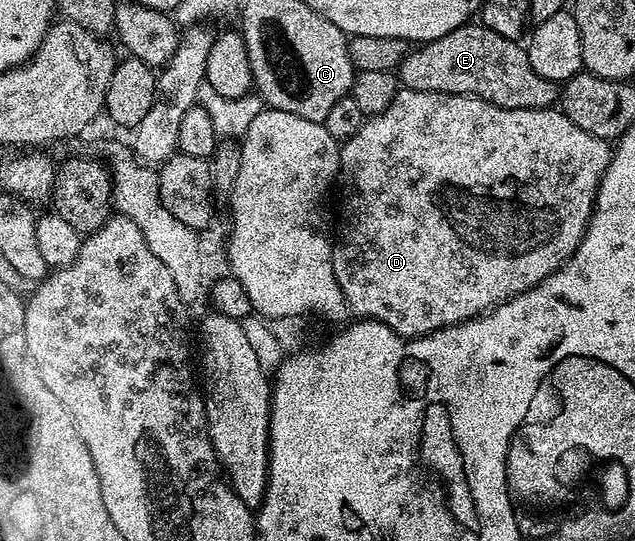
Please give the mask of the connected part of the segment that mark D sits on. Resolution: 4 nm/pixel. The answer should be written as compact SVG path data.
M402 88L395 94L393 102L386 107L381 114L370 116L351 135L351 139L345 141L341 146L341 167L339 170L340 180L345 180L345 206L342 207L341 213L345 216L345 226L341 229L341 234L336 234L335 244L333 246L333 274L335 279L339 279L339 287L343 291L345 301L349 304L350 310L358 318L368 319L370 321L382 321L391 331L395 331L400 337L425 337L437 329L446 329L448 325L458 325L460 321L469 321L473 317L479 317L483 313L488 313L494 305L501 305L511 297L518 297L519 294L525 293L528 289L534 289L540 281L547 275L551 275L560 267L562 262L568 259L573 252L577 250L577 244L581 241L581 236L585 234L585 227L589 223L589 215L593 212L593 202L597 200L597 186L601 184L601 177L605 173L605 168L609 166L611 156L611 145L604 137L596 137L583 127L575 127L571 119L567 119L560 108L550 107L548 109L504 109L495 107L478 97L464 97L454 93L432 93L431 91L415 91L414 89Z

